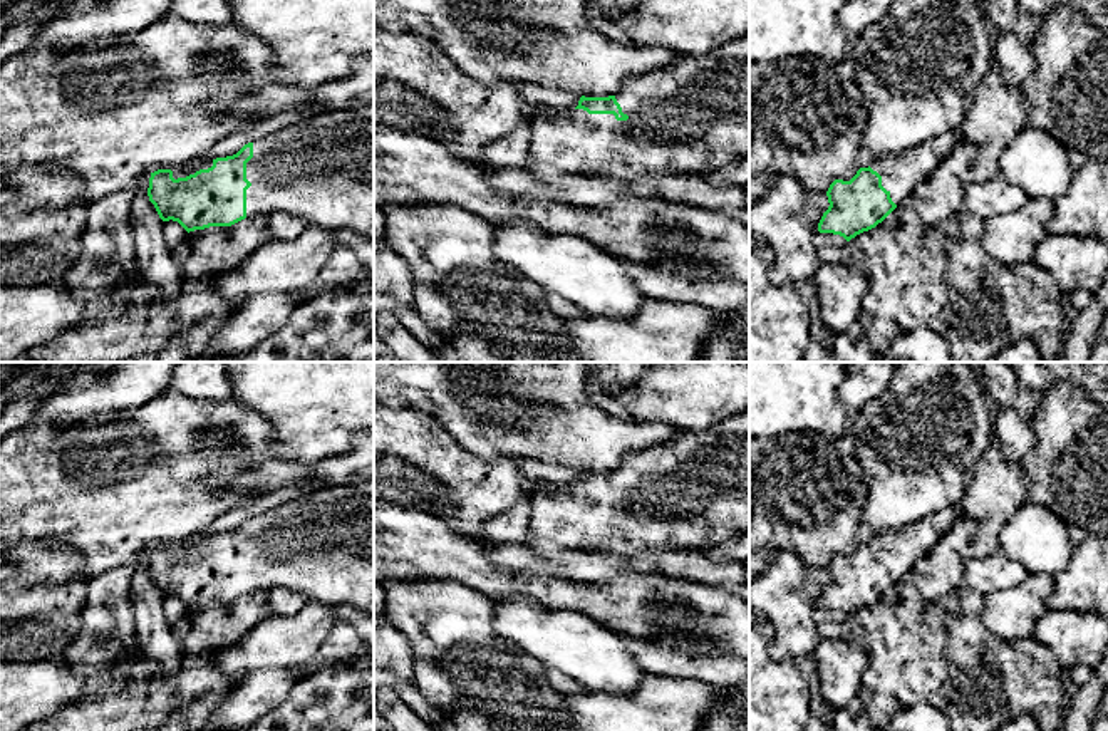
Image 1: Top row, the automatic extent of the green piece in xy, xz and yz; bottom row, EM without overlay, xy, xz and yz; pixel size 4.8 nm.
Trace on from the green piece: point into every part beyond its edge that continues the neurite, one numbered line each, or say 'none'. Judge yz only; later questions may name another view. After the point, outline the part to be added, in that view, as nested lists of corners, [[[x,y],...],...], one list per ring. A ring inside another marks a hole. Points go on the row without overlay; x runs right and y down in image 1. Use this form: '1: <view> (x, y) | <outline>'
1: yz (900, 549) | [[[955,503],[907,528],[875,533],[870,543],[882,552],[882,562],[890,568],[892,577],[902,582],[915,563],[934,550],[960,515],[962,506]]]

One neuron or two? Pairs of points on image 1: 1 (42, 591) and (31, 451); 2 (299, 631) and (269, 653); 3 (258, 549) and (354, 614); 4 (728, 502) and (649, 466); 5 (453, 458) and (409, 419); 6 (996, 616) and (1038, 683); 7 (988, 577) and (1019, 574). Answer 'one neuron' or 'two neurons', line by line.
1: two neurons
2: one neuron
3: two neurons
4: one neuron
5: one neuron
6: two neurons
7: one neuron

